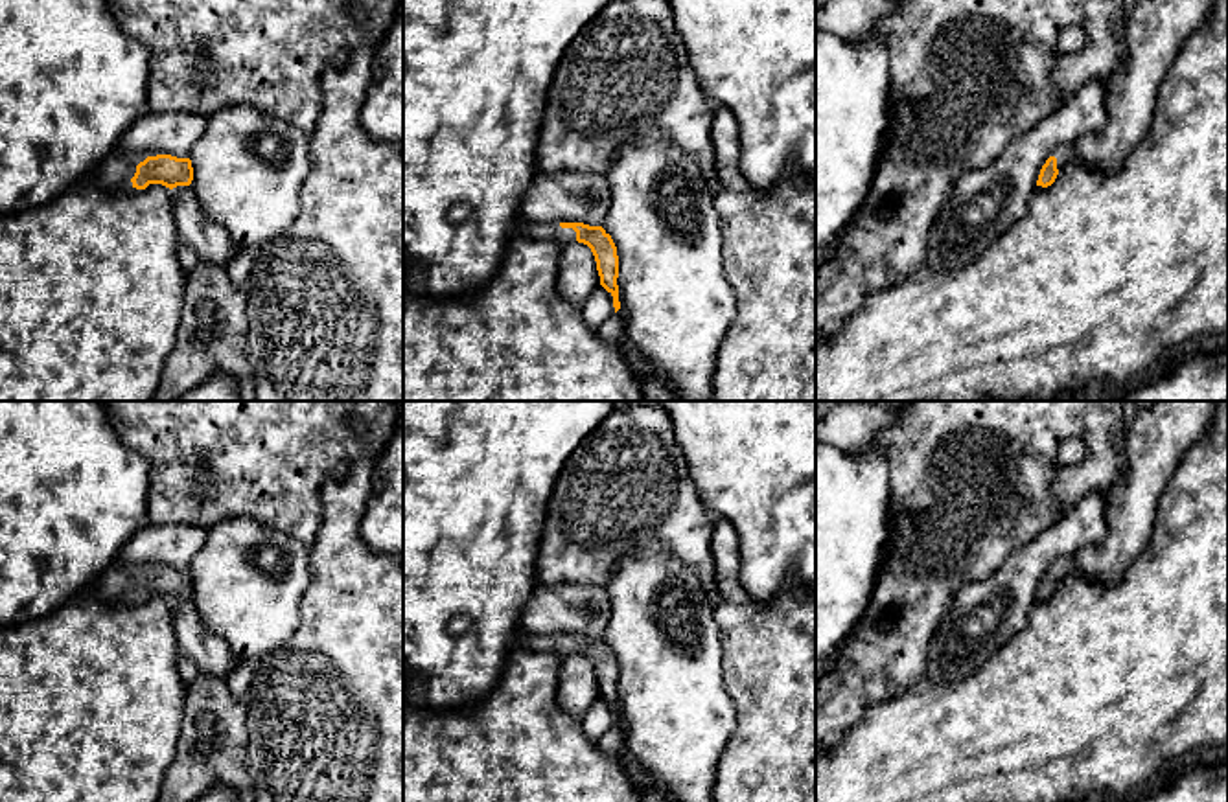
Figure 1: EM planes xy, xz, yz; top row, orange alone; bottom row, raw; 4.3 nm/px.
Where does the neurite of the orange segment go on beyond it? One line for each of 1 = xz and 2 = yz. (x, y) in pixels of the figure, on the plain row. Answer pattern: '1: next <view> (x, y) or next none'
1: next xz (527, 641)
2: next yz (1065, 563)

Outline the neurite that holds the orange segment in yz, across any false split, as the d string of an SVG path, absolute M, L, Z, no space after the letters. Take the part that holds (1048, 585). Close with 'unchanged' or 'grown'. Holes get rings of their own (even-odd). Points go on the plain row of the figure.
M1060 556L1040 581L1037 598L1048 600L1055 594L1059 583L1073 570L1073 556Z; grown

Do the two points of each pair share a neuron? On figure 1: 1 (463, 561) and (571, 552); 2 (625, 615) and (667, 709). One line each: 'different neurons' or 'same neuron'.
1: different neurons
2: same neuron

